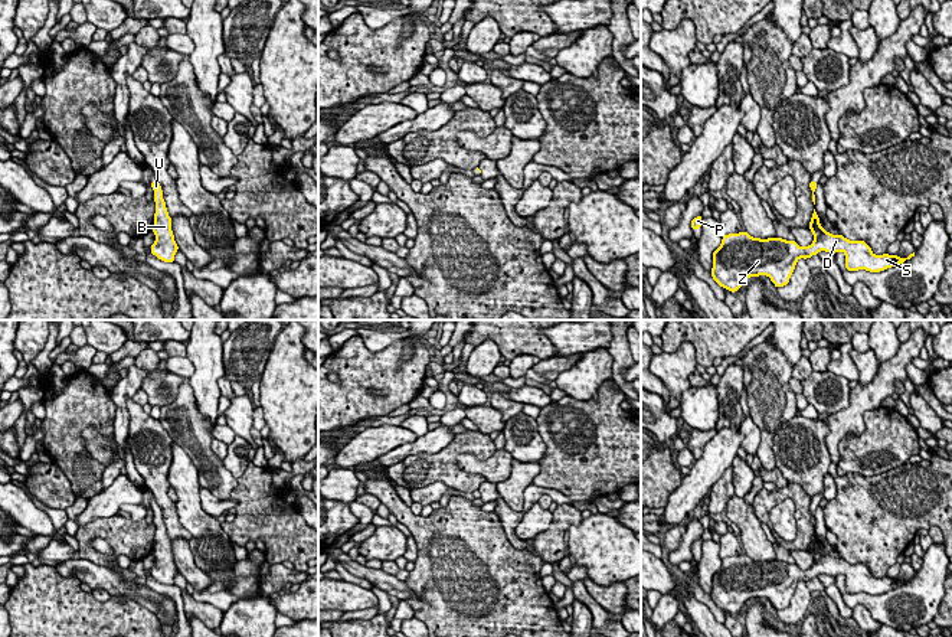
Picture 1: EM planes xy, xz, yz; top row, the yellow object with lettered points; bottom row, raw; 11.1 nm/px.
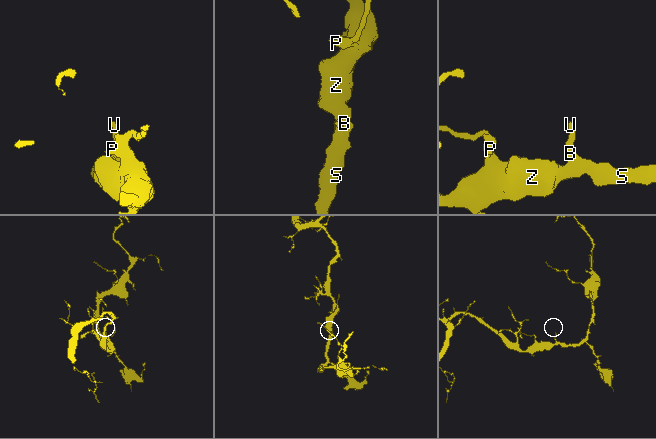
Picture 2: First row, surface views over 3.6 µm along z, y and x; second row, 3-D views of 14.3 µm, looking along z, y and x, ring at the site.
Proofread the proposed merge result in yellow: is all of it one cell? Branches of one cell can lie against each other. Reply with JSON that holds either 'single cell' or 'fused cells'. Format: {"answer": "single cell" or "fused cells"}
{"answer": "single cell"}

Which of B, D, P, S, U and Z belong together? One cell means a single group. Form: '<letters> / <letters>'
B D P S U Z

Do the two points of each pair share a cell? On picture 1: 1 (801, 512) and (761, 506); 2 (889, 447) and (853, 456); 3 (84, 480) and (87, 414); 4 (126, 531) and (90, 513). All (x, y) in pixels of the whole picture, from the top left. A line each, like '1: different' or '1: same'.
1: same
2: same
3: same
4: different

